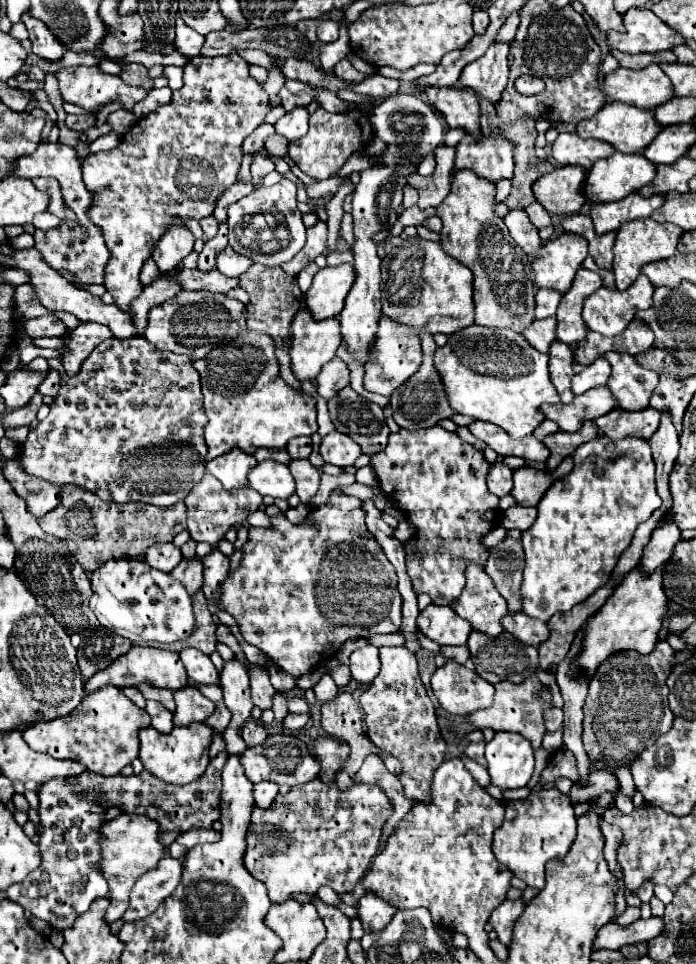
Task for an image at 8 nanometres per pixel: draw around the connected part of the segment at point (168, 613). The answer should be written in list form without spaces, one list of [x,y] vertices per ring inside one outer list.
[[[105,561],[97,571],[93,571],[91,585],[93,597],[89,601],[89,607],[97,615],[99,623],[115,635],[127,637],[133,643],[173,643],[187,639],[193,631],[193,599],[185,587],[169,573],[151,569],[145,561]]]

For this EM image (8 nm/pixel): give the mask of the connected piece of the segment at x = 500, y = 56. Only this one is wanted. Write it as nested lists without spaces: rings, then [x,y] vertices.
[[[493,43],[483,57],[463,67],[455,87],[471,87],[489,101],[497,103],[507,85],[509,43]]]

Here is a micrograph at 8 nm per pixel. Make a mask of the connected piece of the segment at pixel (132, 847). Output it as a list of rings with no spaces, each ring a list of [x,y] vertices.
[[[121,813],[113,821],[103,825],[103,833],[107,835],[107,841],[101,845],[101,867],[103,875],[109,879],[111,887],[107,897],[111,899],[111,905],[107,909],[107,921],[115,921],[123,917],[123,911],[127,911],[127,899],[131,895],[131,887],[135,885],[135,879],[139,875],[145,875],[167,855],[167,849],[159,843],[159,823],[153,819],[147,819],[147,815],[127,815]]]

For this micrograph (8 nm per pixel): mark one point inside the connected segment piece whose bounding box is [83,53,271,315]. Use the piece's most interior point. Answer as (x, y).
(176, 161)

